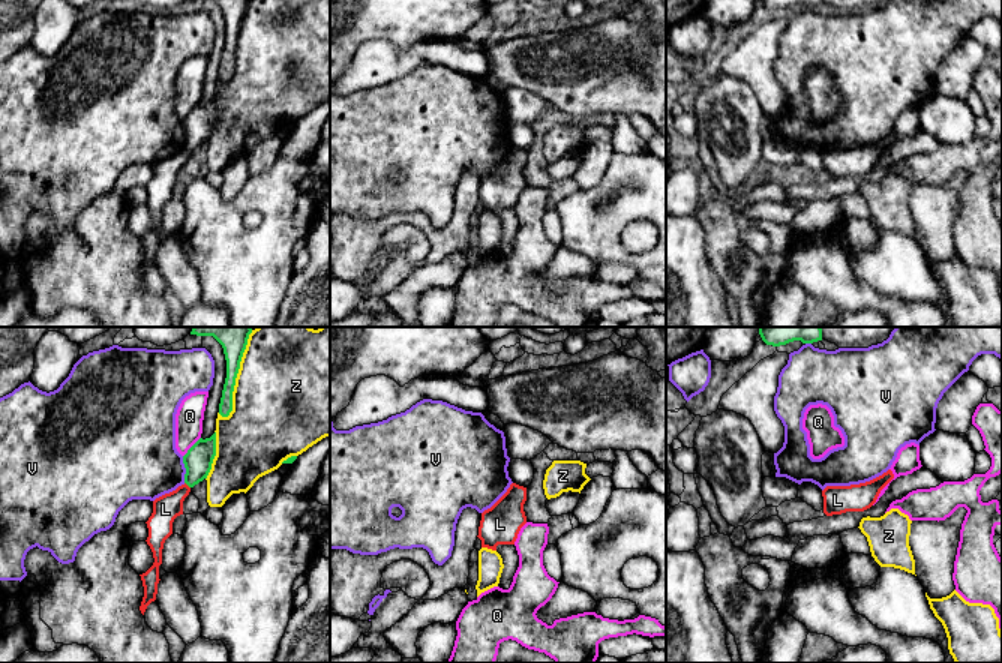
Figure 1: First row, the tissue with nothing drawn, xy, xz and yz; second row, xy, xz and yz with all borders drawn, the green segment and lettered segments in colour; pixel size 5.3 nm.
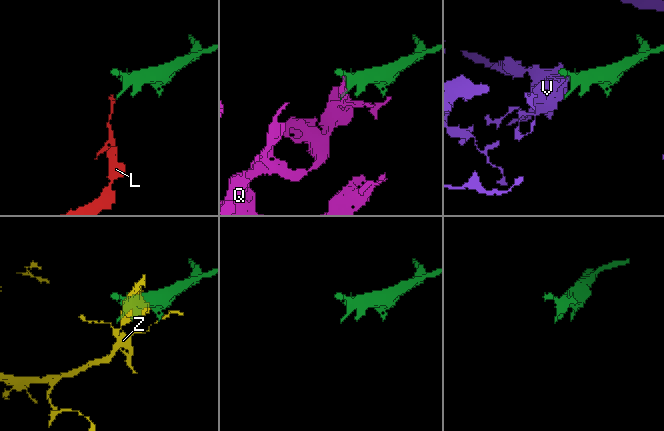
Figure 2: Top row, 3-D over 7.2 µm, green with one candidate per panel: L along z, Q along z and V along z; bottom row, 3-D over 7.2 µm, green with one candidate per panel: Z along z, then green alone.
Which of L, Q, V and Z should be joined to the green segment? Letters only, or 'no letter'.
no letter

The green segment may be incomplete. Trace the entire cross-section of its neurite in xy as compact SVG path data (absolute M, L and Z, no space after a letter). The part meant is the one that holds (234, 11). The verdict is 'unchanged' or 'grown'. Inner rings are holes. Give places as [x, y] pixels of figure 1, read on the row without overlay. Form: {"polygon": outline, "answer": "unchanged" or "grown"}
{"polygon": "M213 0L213 2L222 9L226 24L226 42L219 68L219 78L222 81L228 81L230 76L232 75L232 56L249 0Z", "answer": "unchanged"}

